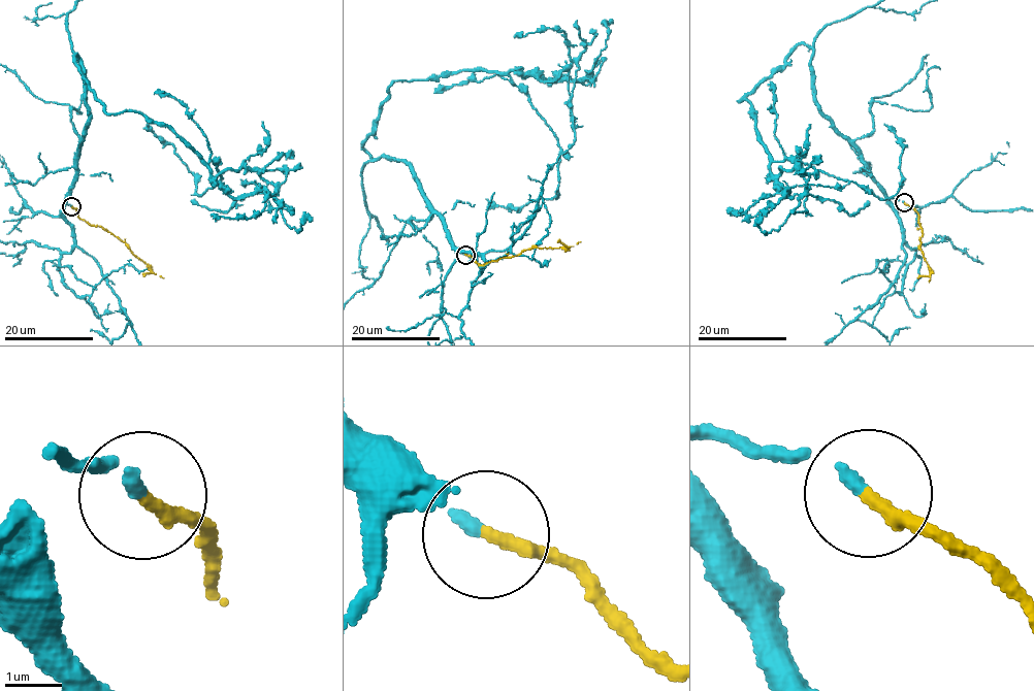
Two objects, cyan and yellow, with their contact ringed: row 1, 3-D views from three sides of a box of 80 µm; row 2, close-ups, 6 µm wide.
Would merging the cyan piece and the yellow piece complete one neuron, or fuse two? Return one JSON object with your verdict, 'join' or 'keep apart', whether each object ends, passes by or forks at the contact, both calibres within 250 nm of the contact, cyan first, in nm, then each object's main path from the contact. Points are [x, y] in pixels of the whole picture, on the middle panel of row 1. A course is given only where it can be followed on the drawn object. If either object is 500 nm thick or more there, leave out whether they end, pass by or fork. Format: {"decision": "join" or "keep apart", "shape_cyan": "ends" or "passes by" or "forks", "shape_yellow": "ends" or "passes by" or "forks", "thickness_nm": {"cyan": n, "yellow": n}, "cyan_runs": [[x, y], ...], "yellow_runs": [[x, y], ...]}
{"decision": "join", "shape_cyan": "ends", "shape_yellow": "ends", "thickness_nm": {"cyan": 200, "yellow": 240}, "cyan_runs": [[465, 254], [411, 166], [393, 158], [364, 163], [360, 174], [387, 240]], "yellow_runs": [[465, 254], [482, 264], [517, 256], [534, 248], [567, 248], [558, 240]]}

